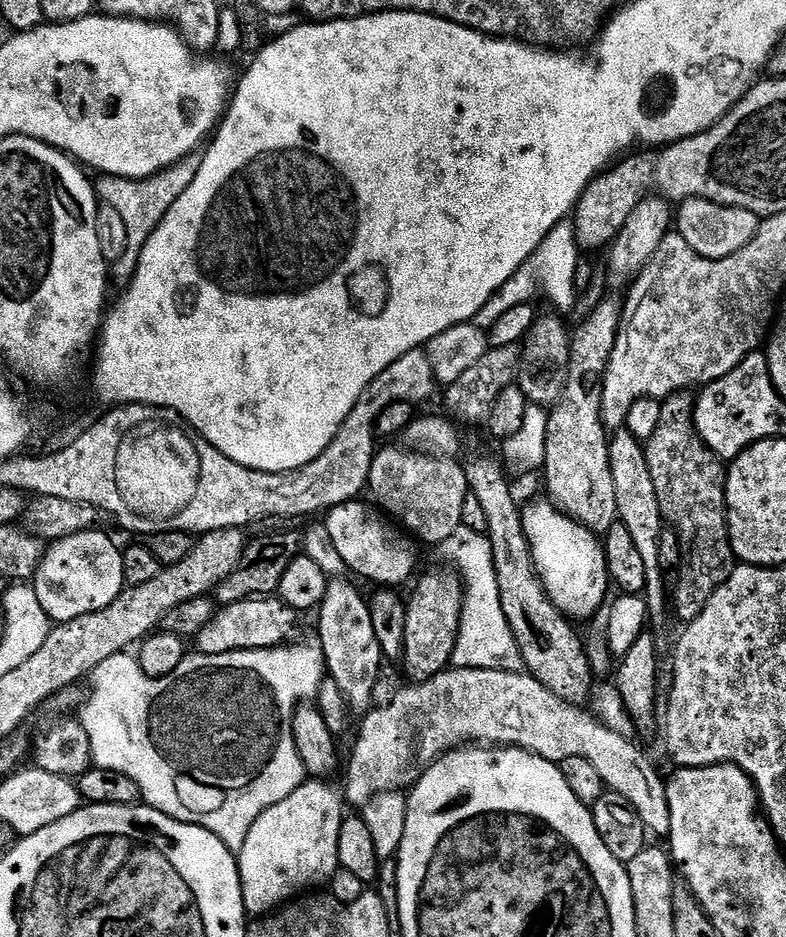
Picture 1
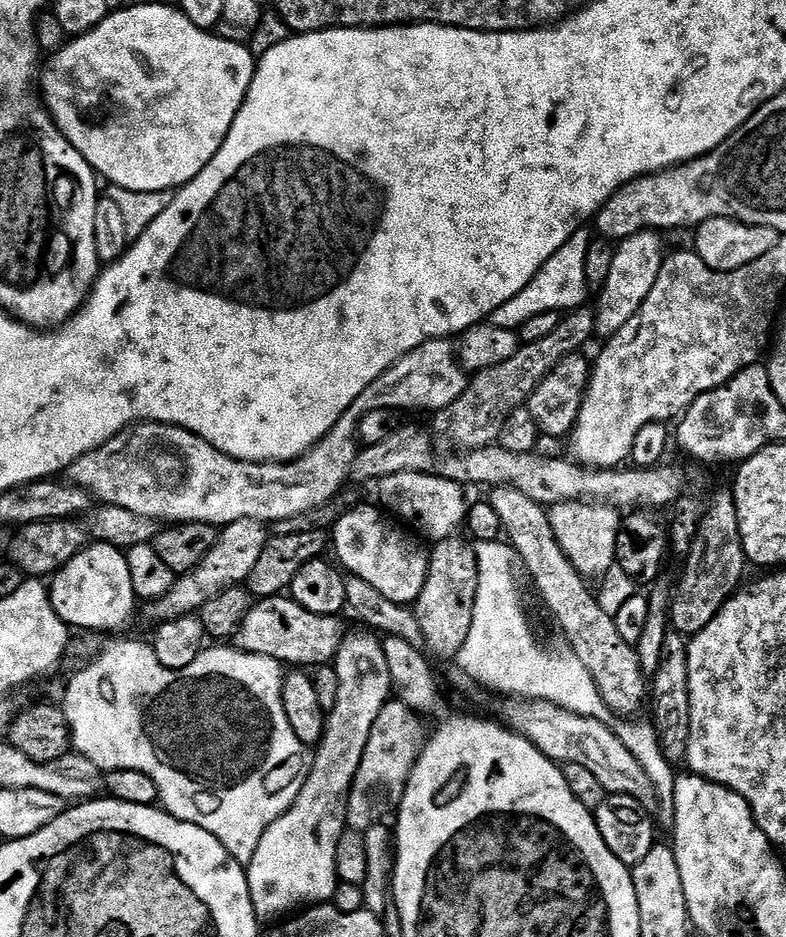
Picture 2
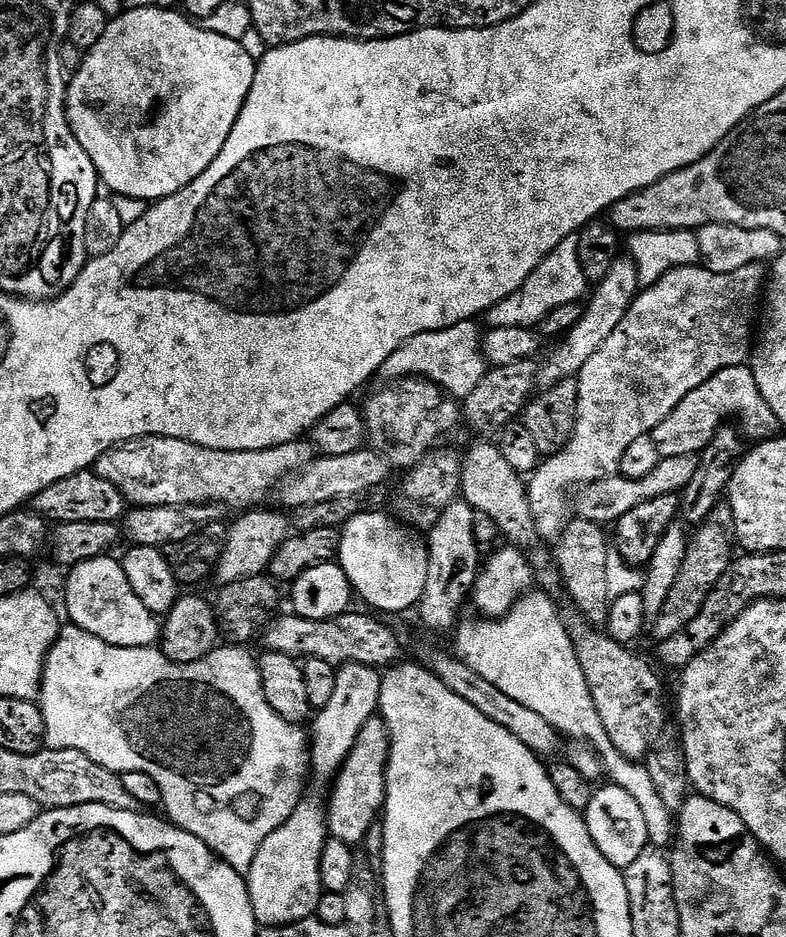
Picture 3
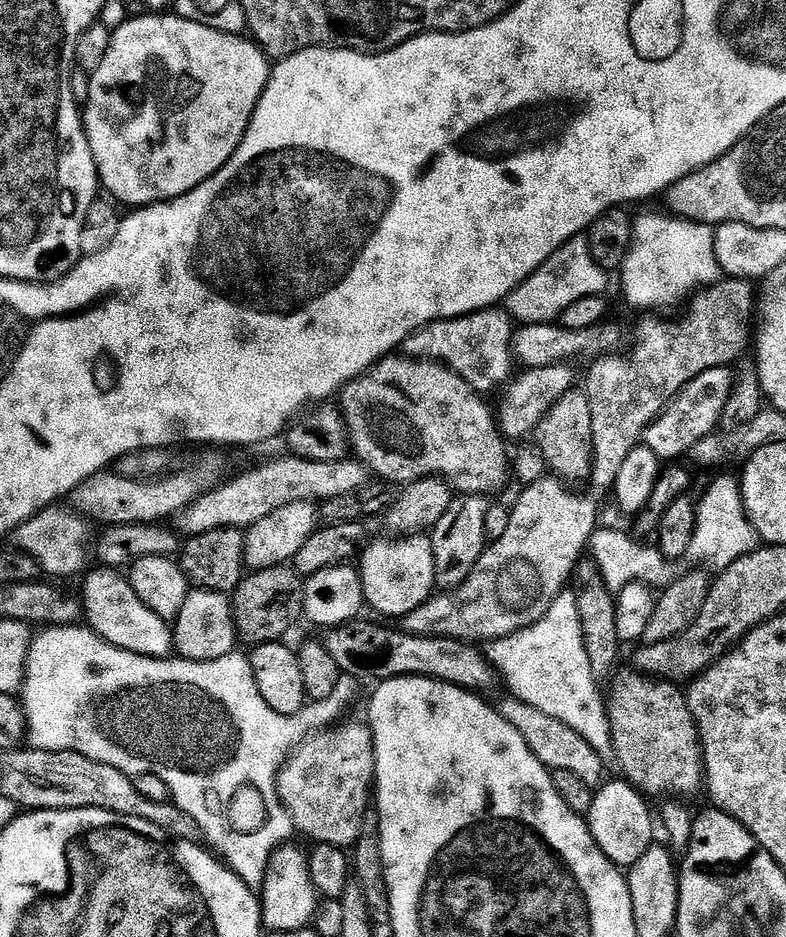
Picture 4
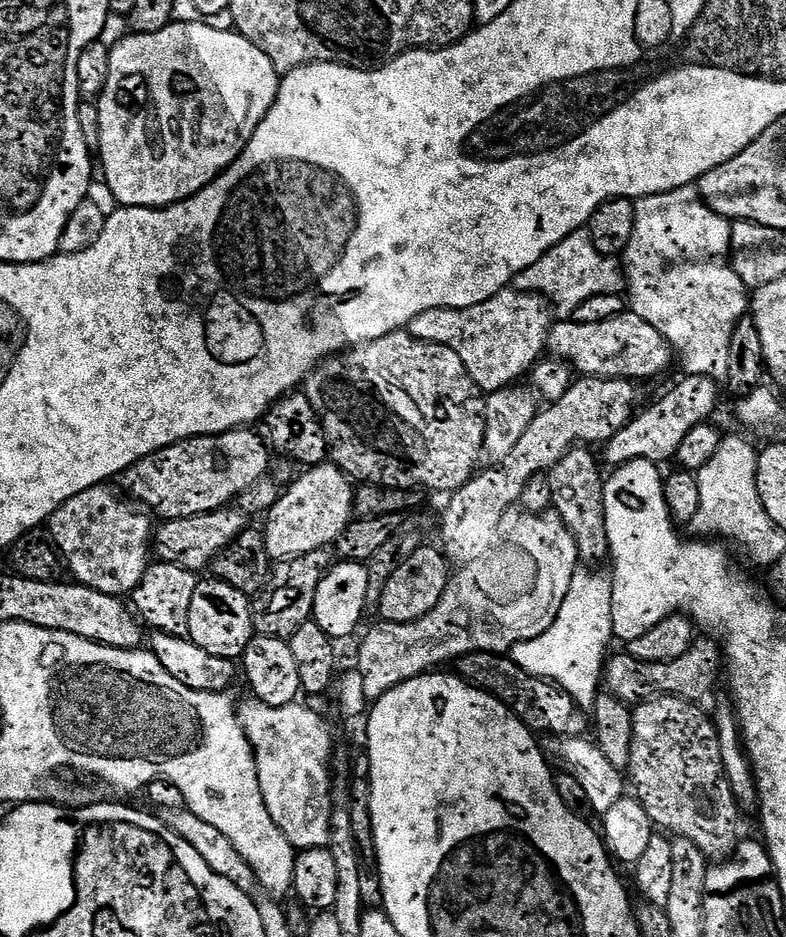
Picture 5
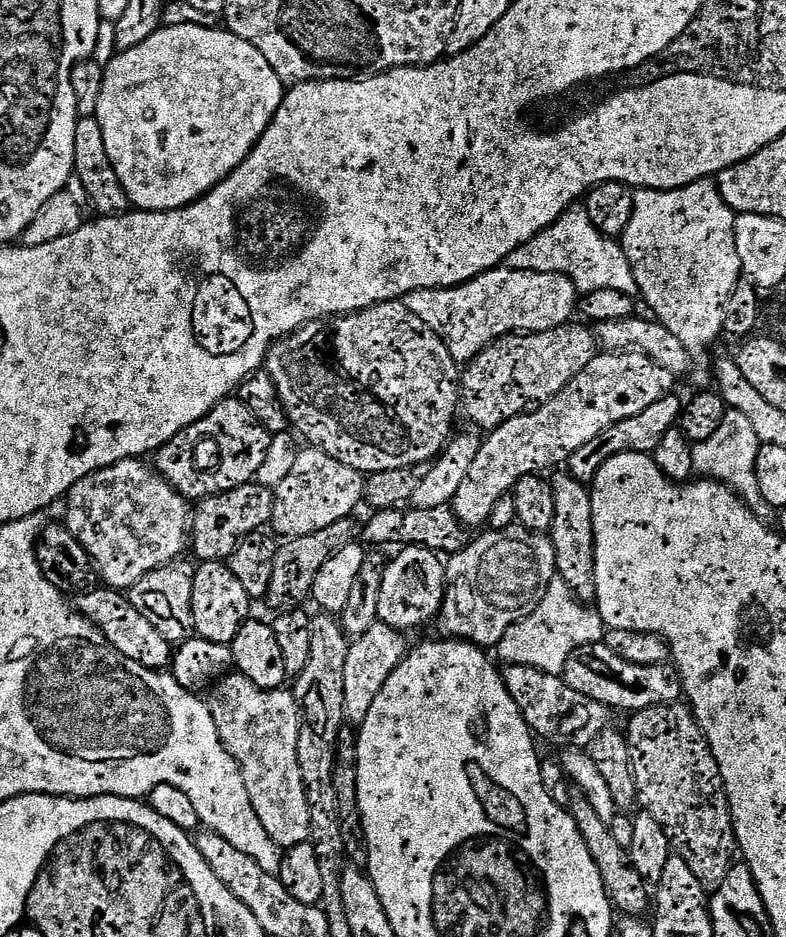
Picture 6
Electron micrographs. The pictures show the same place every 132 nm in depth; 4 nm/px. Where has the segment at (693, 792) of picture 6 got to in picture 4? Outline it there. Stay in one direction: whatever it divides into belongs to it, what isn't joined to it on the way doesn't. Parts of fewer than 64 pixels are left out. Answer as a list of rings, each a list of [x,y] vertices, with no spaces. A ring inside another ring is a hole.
[[[635,670],[627,671],[621,671],[611,681],[612,690],[606,694],[606,711],[612,731],[612,745],[616,751],[615,763],[620,764],[624,771],[623,779],[648,798],[664,796],[667,792],[677,792],[684,796],[687,792],[698,791],[699,788],[701,791],[705,783],[704,748],[700,744],[700,730],[696,727],[696,719],[688,708],[687,695],[681,689],[679,692],[675,683],[663,678],[656,679]]]

